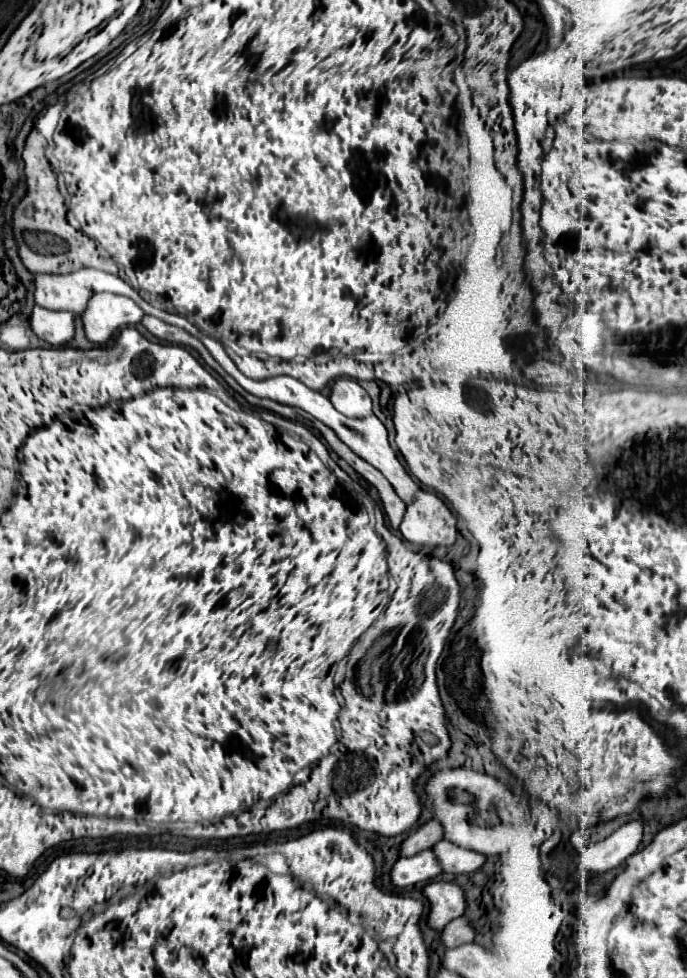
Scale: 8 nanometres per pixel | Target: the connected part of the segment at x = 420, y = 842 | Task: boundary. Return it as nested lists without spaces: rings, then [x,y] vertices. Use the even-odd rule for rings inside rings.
[[[429,820],[425,824],[421,824],[413,834],[409,834],[401,848],[399,848],[399,854],[401,856],[413,856],[421,850],[429,850],[435,842],[443,840],[443,828],[437,820]]]

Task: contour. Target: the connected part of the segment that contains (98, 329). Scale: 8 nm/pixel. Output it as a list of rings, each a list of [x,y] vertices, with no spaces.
[[[99,292],[89,298],[85,314],[81,314],[85,336],[95,344],[111,342],[113,334],[125,326],[139,324],[143,310],[127,296]]]

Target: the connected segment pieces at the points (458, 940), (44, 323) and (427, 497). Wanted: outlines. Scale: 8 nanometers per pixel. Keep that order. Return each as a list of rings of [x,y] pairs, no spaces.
[[[457,918],[457,920],[451,920],[443,930],[441,930],[441,942],[445,948],[457,948],[461,944],[467,944],[467,942],[473,942],[475,938],[475,932],[473,928],[469,926],[469,922],[465,918]]]
[[[35,306],[29,316],[29,326],[35,336],[39,336],[41,340],[53,346],[59,346],[73,338],[75,334],[73,320],[75,316],[71,312],[55,312],[55,310]]]
[[[420,489],[415,494],[415,500],[407,504],[405,518],[401,520],[399,532],[405,540],[419,544],[419,546],[451,546],[457,538],[458,530],[456,517],[449,512],[445,502],[437,494]]]

